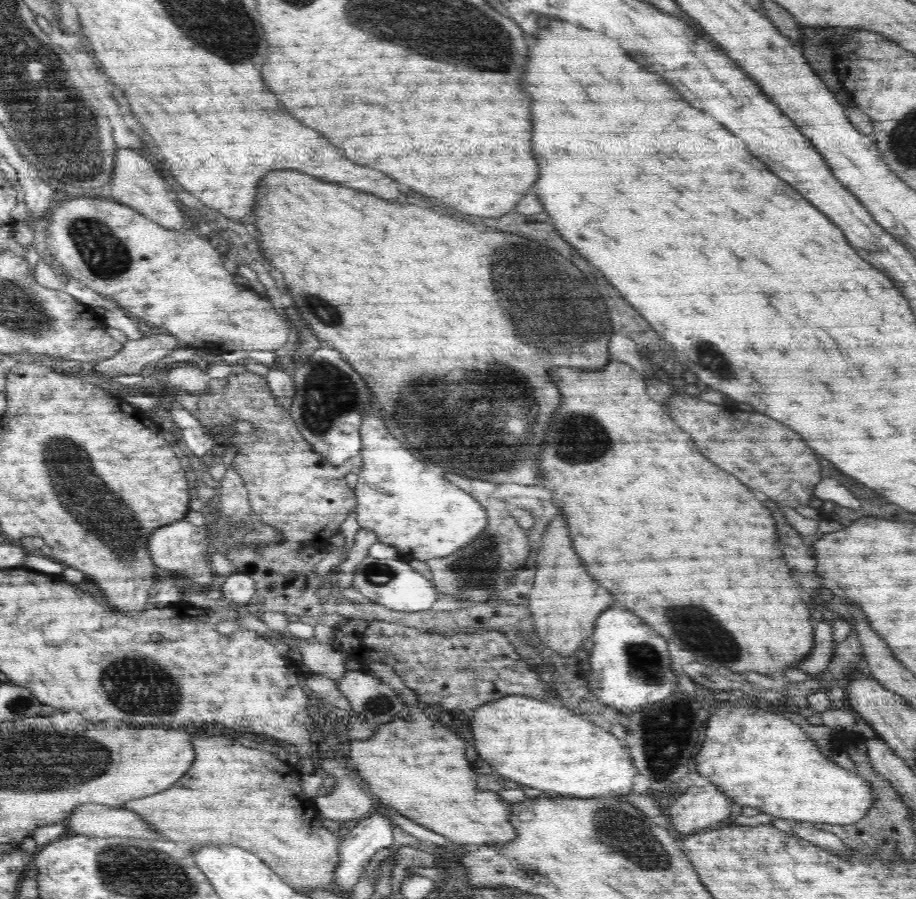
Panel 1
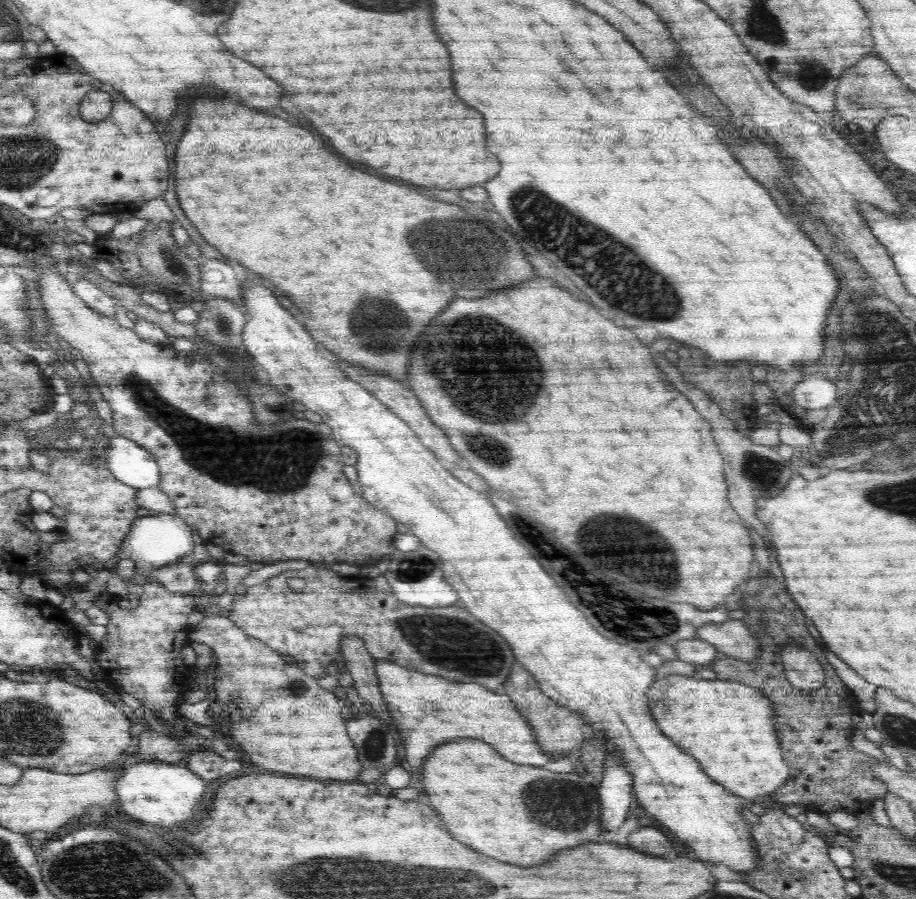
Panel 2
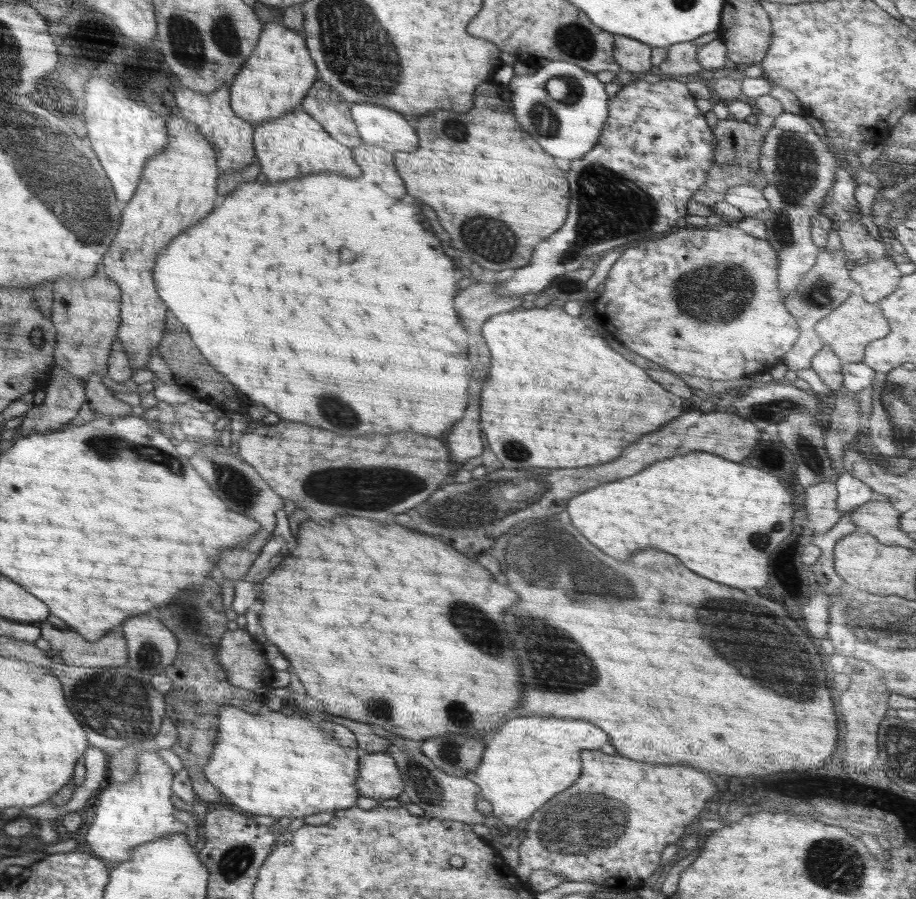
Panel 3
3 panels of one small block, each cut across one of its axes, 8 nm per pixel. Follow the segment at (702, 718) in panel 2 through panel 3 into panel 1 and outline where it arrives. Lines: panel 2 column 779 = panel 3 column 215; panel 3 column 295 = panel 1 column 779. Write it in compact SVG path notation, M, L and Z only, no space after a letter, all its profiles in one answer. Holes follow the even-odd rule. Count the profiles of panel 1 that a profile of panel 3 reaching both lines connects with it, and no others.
M726 701L724 706L714 712L707 722L706 738L696 756L697 774L708 776L718 790L722 790L726 798L741 807L757 808L773 818L783 818L804 823L828 823L831 825L847 825L859 821L868 810L872 810L874 794L871 786L856 775L856 772L844 770L826 760L820 750L812 744L812 740L804 734L799 725L782 718L782 714L763 711L750 702L735 706Z

